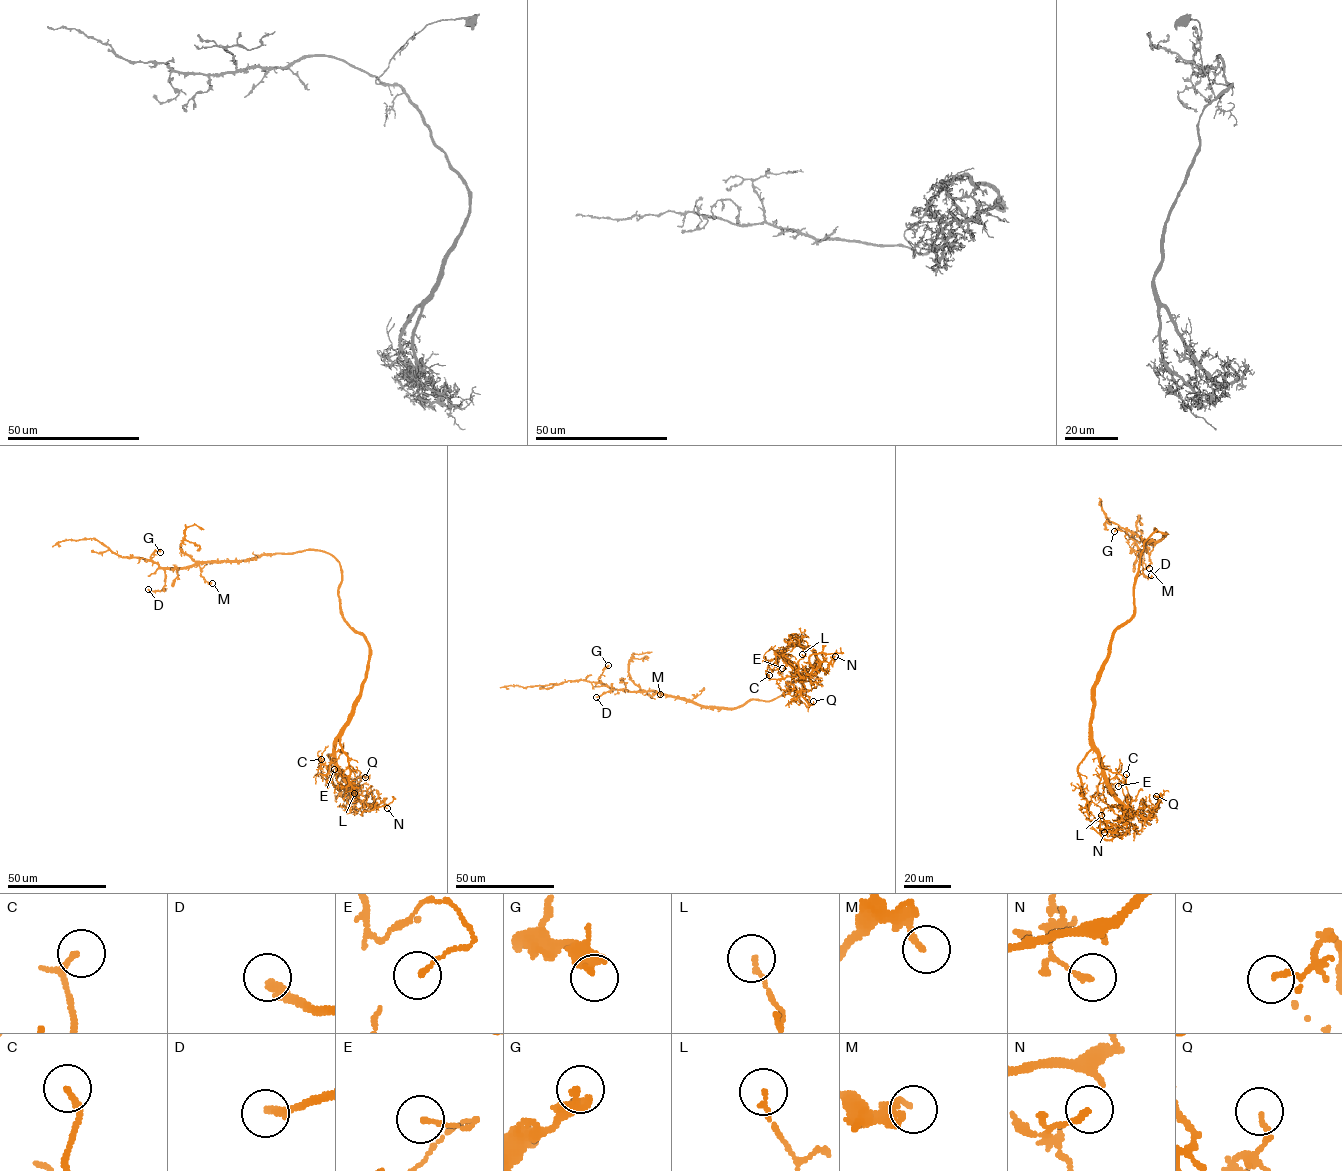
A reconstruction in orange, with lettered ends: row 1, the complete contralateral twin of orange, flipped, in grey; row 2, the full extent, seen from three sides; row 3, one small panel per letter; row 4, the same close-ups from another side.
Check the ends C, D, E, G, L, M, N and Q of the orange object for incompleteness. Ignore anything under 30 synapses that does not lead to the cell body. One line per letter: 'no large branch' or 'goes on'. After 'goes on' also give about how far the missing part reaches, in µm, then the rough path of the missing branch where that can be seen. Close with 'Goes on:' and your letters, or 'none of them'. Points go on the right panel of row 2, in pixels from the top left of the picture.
C: no large branch
D: goes on; missing 15 µm; course (1151, 575), (1154, 573), (1153, 561)
E: no large branch
G: no large branch
L: no large branch
M: no large branch
N: no large branch
Q: no large branch
Goes on: D

